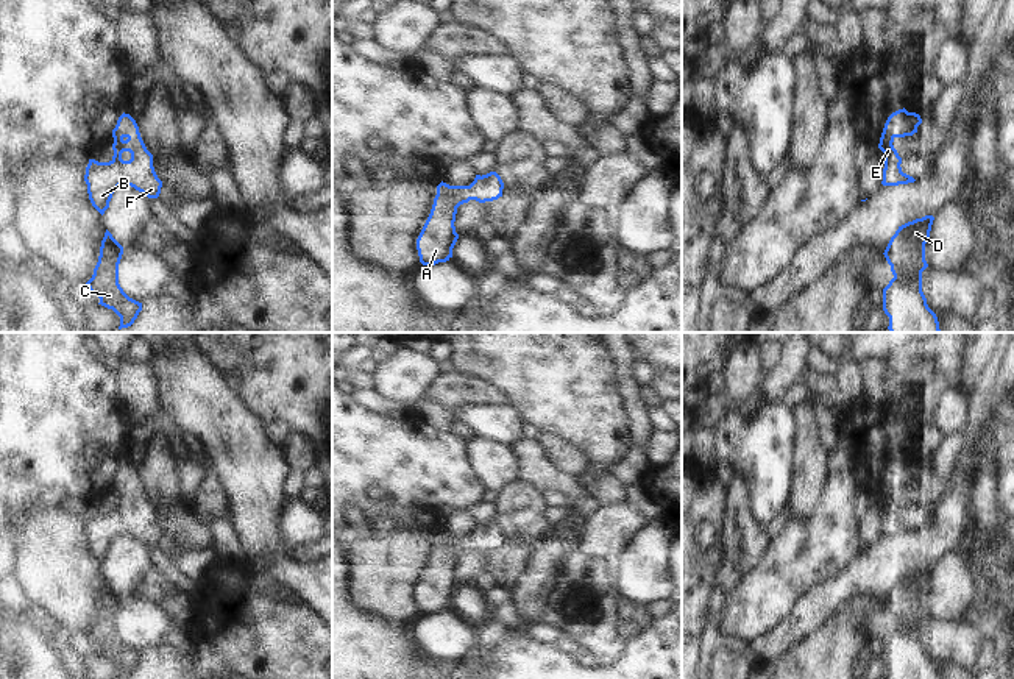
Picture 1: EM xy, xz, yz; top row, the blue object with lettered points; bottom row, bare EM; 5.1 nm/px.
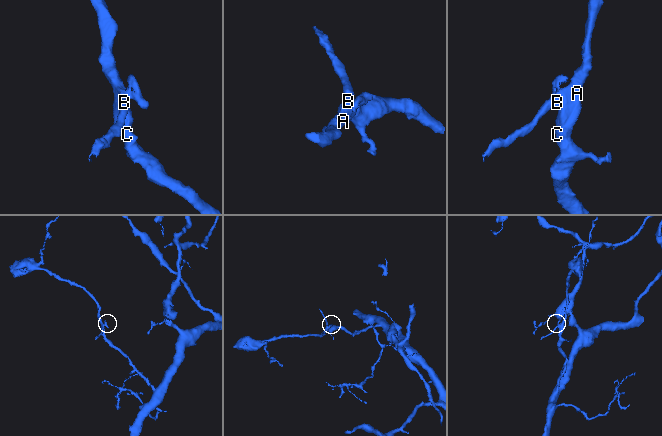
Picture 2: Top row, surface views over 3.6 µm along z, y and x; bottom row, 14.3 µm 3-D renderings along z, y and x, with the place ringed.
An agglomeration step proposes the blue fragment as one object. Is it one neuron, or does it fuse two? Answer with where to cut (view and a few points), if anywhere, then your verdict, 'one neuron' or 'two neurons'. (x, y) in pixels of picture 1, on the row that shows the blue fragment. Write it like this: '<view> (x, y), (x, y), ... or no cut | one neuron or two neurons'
no cut | one neuron

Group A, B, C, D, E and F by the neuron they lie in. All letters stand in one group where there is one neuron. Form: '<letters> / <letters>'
A B C D E F

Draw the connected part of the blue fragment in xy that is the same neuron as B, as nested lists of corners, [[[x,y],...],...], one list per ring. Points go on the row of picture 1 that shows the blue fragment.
[[[122,114],[112,130],[114,156],[109,162],[89,159],[84,181],[92,206],[103,215],[119,186],[131,186],[148,198],[158,198],[162,181],[153,167],[153,155],[147,150],[136,120]]]

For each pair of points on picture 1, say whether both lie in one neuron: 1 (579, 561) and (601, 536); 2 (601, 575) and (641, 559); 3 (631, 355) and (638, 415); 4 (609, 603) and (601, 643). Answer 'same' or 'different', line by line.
1: different
2: different
3: same
4: same

